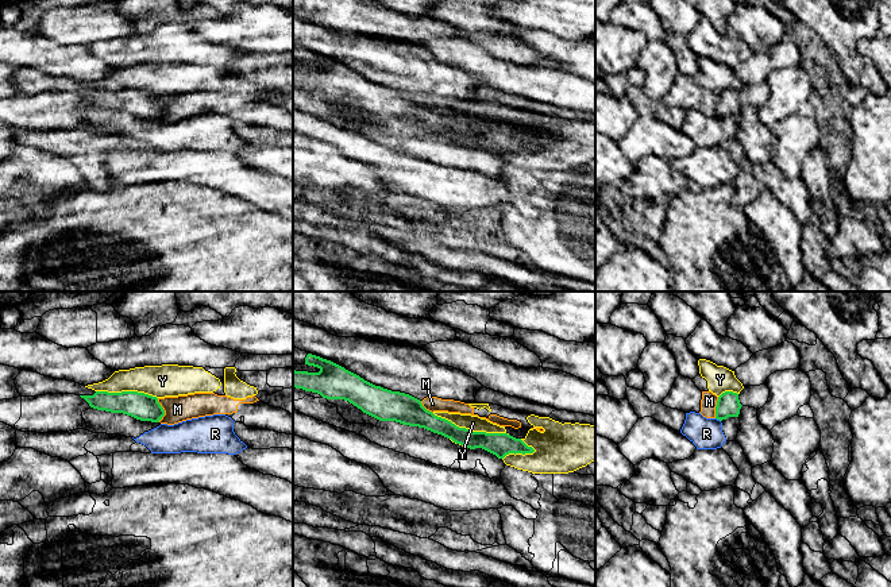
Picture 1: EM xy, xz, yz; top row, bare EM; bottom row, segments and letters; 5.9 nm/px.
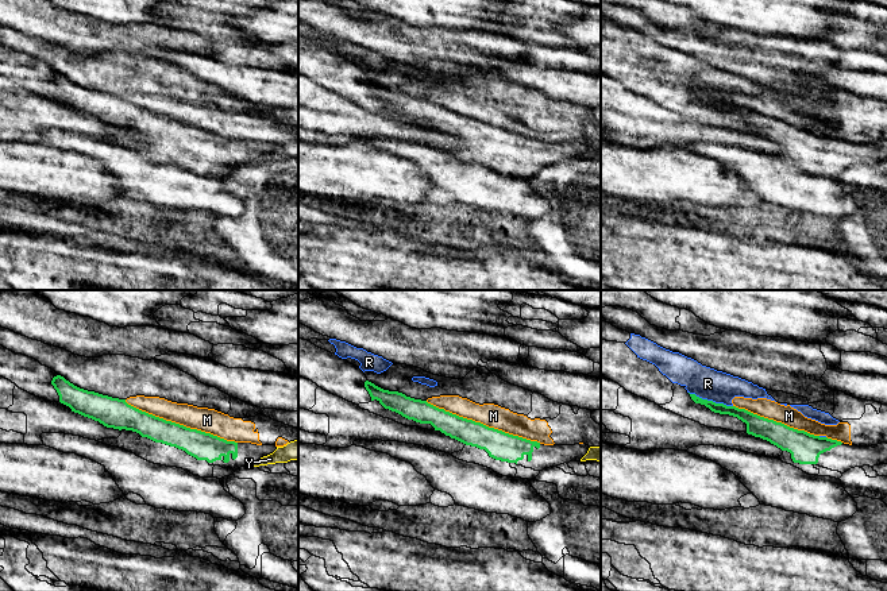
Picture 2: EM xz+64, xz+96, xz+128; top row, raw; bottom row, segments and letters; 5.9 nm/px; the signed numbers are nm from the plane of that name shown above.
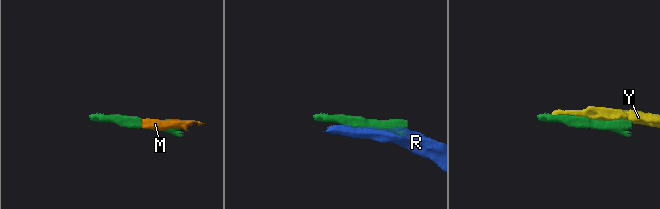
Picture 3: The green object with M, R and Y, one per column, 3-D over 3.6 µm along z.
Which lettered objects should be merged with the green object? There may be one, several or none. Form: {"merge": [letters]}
{"merge": []}

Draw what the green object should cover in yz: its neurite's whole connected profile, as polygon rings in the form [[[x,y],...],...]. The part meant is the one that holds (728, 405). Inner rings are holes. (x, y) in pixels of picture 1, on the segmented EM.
[[[725,391],[718,397],[716,418],[722,421],[728,417],[738,417],[741,406],[737,393]]]

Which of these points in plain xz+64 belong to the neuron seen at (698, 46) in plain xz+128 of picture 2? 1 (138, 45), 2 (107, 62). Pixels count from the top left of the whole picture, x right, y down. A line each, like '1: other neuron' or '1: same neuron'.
1: same neuron
2: other neuron

